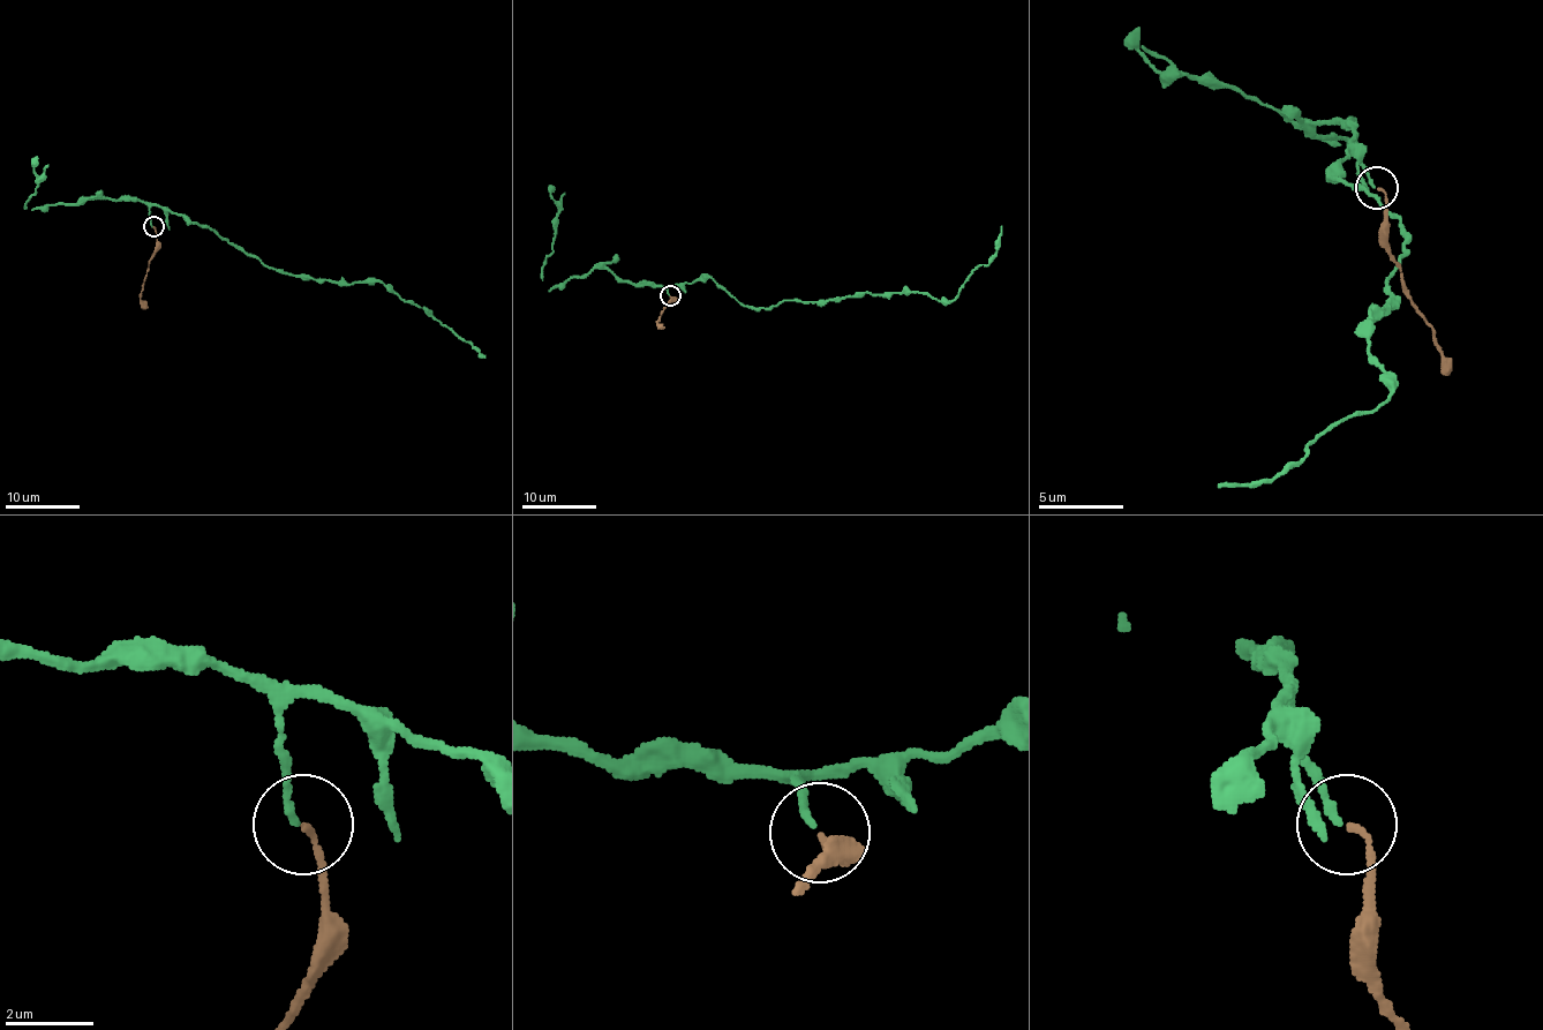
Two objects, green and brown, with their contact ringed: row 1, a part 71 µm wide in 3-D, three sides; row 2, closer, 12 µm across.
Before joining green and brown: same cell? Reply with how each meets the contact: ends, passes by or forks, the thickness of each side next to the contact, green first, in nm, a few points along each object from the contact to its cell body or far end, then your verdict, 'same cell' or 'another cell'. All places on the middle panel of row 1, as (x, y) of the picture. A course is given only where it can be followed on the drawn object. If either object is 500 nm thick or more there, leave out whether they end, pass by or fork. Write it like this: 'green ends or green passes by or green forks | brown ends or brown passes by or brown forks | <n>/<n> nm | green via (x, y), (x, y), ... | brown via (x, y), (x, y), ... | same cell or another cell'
green ends | brown ends | 140/110 nm | green via (668, 294), (668, 285), (710, 278), (745, 306), (865, 293), (919, 293), (951, 302), (998, 249), (1001, 225) | brown via (670, 297), (674, 300), (663, 309), (657, 322), (664, 326) | same cell

